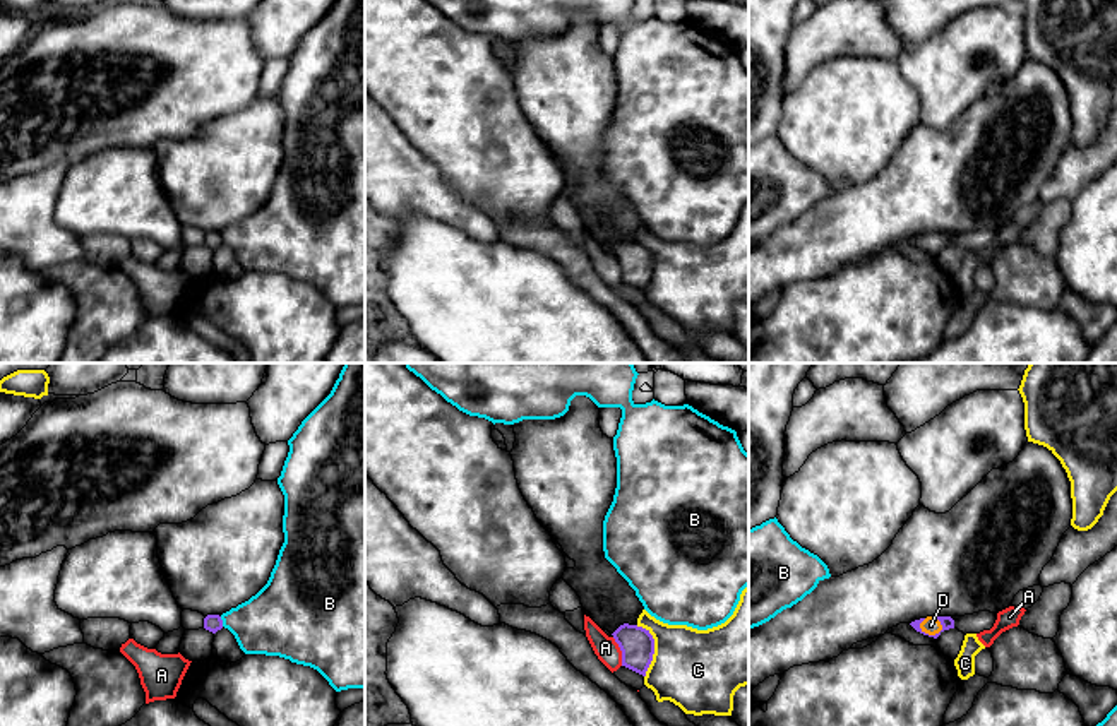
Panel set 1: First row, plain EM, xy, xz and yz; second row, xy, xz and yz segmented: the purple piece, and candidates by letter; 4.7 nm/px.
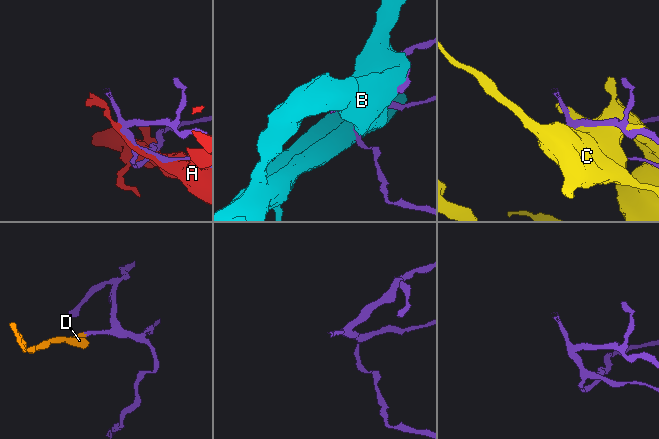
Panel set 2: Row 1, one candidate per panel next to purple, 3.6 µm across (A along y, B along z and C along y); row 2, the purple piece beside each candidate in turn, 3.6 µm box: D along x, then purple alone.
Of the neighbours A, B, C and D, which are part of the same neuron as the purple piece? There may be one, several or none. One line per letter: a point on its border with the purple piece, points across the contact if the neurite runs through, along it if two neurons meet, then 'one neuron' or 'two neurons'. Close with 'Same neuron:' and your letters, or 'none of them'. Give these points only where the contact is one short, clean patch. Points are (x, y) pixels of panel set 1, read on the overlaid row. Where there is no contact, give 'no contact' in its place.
A: meets purple in xz at (621, 649); two neurons
B: meets purple in xy at (221, 622); two neurons
C: meets purple in xz at (653, 649); two neurons
D: meets purple in yz at (931, 636); runs through yz (946, 622), (931, 636), (931, 625); one neuron
Same neuron: D

